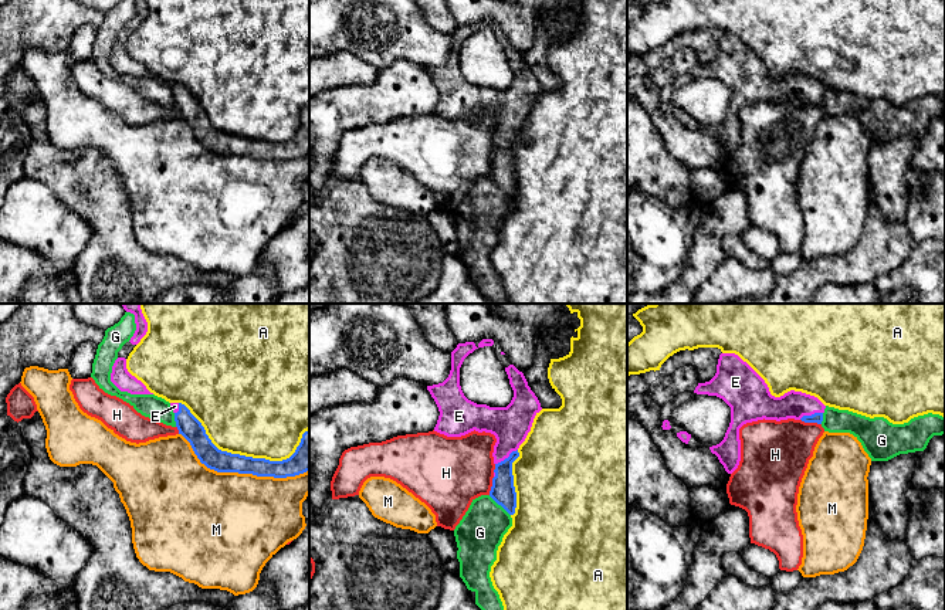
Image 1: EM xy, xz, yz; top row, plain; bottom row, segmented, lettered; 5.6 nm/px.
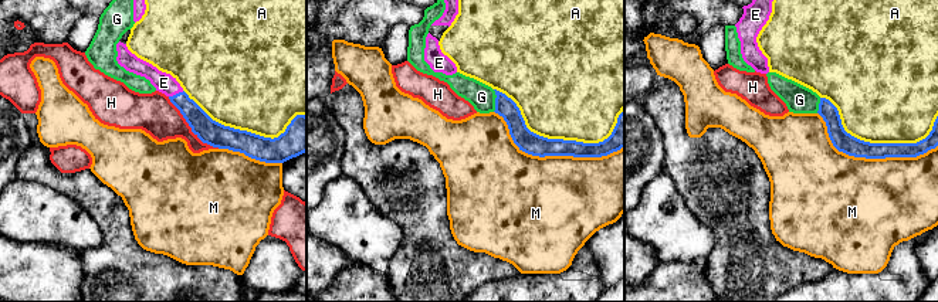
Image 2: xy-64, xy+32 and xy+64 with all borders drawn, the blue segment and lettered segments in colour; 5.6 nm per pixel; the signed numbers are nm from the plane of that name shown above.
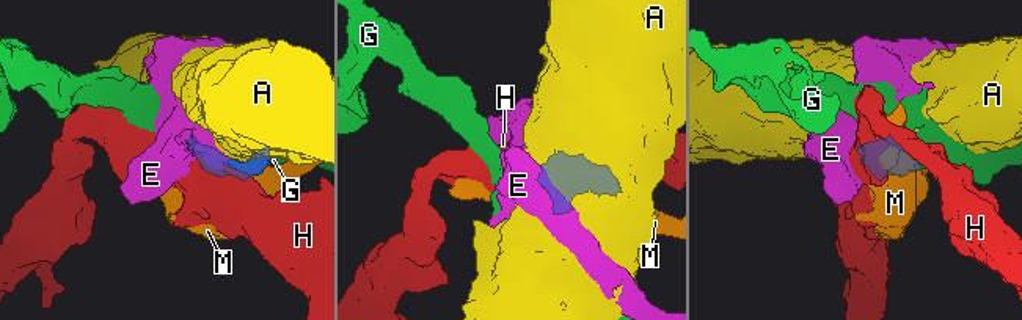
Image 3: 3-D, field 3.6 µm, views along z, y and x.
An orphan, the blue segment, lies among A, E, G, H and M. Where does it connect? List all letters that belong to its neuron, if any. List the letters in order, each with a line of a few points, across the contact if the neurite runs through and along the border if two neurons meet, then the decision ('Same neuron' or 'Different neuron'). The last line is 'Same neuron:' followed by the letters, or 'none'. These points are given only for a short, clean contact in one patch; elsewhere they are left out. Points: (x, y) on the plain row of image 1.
A: Different neuron
E: Same neuron
G: Different neuron
H: Different neuron
M: Different neuron
Same neuron: E

